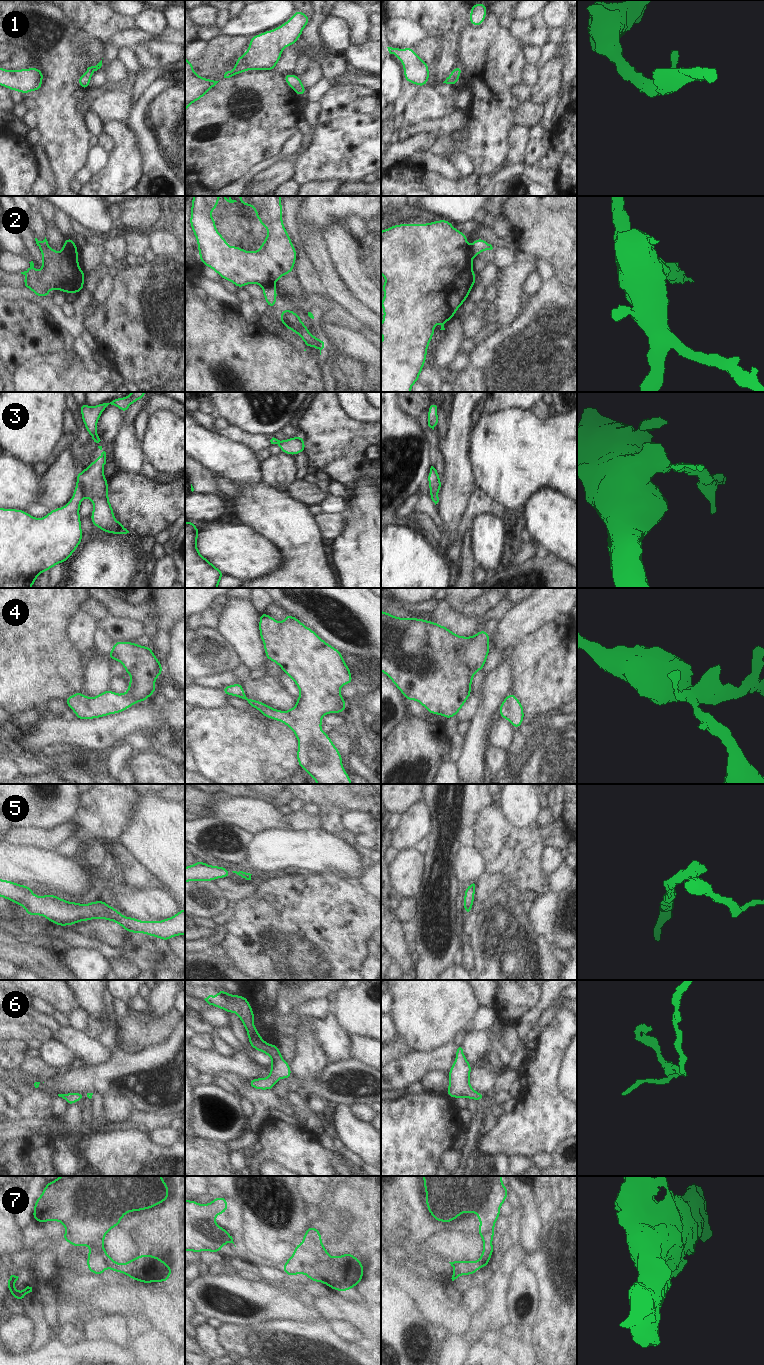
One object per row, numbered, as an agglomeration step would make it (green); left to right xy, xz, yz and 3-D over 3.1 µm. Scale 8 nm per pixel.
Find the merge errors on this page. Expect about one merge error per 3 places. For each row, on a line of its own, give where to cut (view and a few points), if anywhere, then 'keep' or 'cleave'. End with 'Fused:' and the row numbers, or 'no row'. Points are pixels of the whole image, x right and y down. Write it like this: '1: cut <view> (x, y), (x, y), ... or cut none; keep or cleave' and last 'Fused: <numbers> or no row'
1: cut none; keep
2: cut xz (273, 284), (262, 286); cleave
3: cut xy (77, 483), (83, 487), (85, 496); cleave
4: cut none; keep
5: cut none; keep
6: cut none; keep
7: cut none; keep
Fused: 2, 3

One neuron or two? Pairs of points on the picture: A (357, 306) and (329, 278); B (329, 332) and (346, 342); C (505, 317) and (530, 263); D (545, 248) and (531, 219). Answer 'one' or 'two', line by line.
A: one
B: one
C: one
D: one

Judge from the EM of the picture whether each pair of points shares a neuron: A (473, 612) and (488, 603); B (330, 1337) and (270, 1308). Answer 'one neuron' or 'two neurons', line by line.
A: one neuron
B: two neurons

